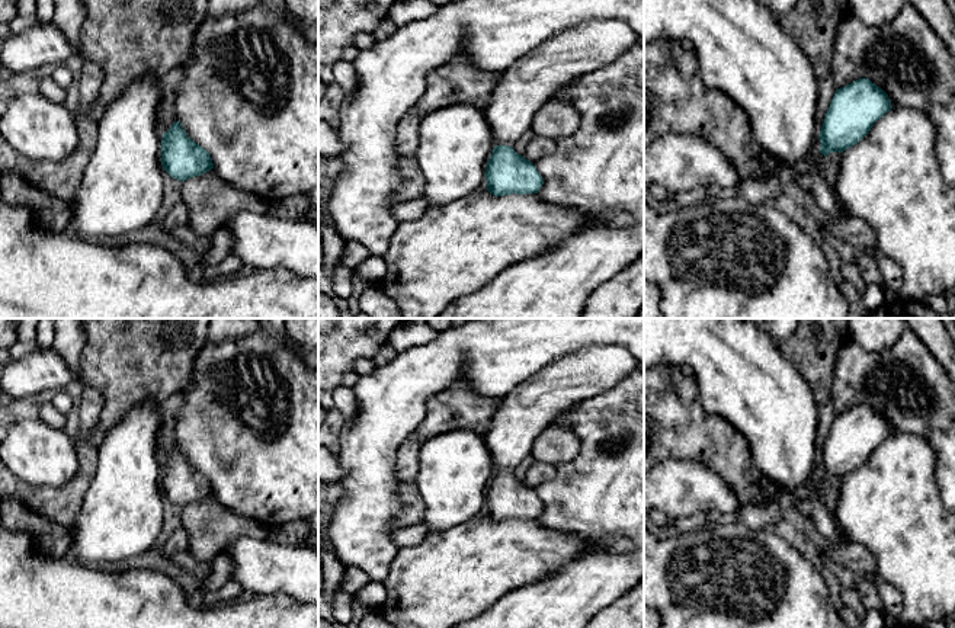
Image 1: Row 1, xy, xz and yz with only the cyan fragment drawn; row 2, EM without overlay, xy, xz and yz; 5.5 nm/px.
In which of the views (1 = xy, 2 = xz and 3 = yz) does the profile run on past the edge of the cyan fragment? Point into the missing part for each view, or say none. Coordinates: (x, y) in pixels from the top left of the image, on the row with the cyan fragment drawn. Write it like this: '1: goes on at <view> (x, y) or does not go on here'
1: does not go on here
2: goes on at xz (582, 48)
3: does not go on here

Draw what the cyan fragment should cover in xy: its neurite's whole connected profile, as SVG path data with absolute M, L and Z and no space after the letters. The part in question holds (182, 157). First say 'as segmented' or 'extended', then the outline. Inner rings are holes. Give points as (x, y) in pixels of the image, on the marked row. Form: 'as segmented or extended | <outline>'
as segmented | M180 121L174 122L172 128L163 134L161 164L172 177L180 182L214 169L211 154L188 137Z

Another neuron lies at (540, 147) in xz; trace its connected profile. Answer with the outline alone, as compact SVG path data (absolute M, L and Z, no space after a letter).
M535 135L532 141L526 145L525 158L529 161L536 161L547 157L555 151L557 142L552 138L545 138Z

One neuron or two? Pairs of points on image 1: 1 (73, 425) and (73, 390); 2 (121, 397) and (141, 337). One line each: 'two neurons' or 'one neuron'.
1: one neuron
2: one neuron

